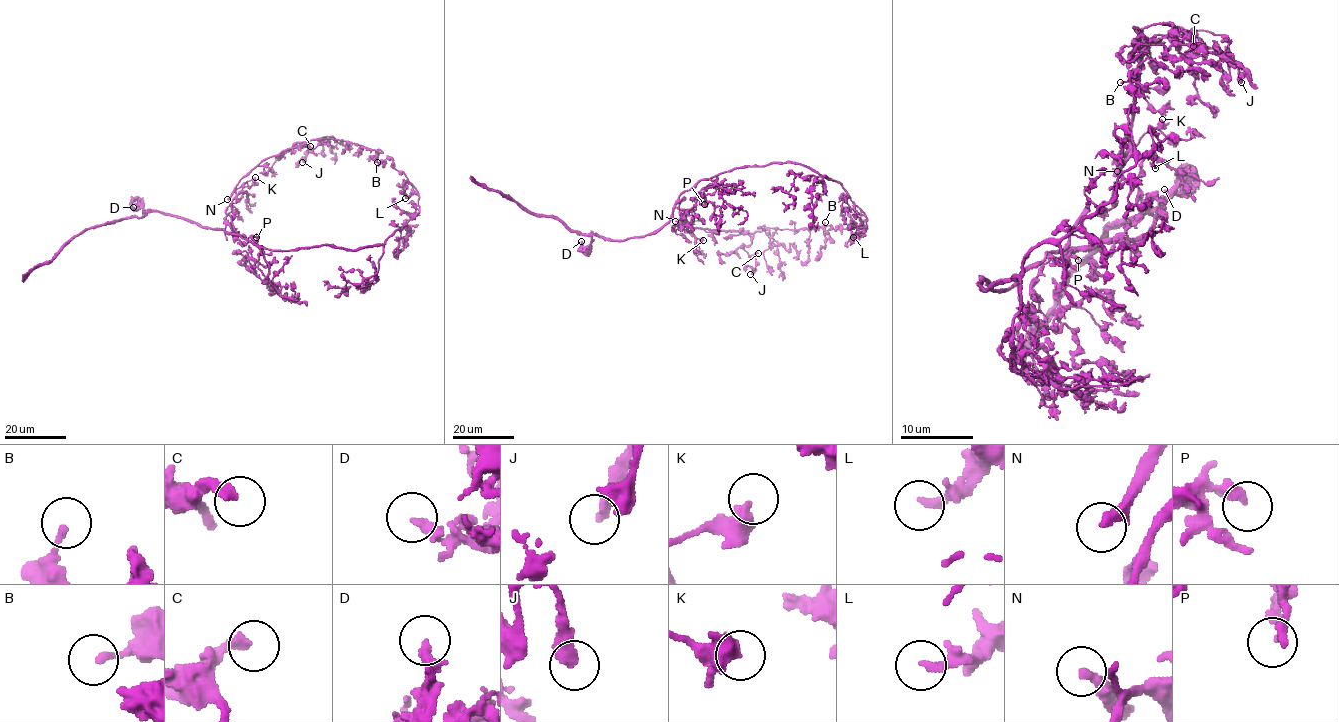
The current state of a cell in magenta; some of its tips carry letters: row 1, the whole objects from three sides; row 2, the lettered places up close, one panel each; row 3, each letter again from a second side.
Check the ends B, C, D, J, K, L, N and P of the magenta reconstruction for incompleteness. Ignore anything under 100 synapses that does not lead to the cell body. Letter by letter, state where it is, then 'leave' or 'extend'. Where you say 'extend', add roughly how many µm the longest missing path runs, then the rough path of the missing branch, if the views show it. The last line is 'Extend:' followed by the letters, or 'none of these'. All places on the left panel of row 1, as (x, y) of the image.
B: place (377, 162); leave
C: place (310, 146); leave
D: place (133, 207); leave
J: place (302, 162); leave
K: place (255, 177); leave
L: place (405, 198); leave
N: place (227, 199); leave
P: place (256, 237); leave
Extend: none of these

